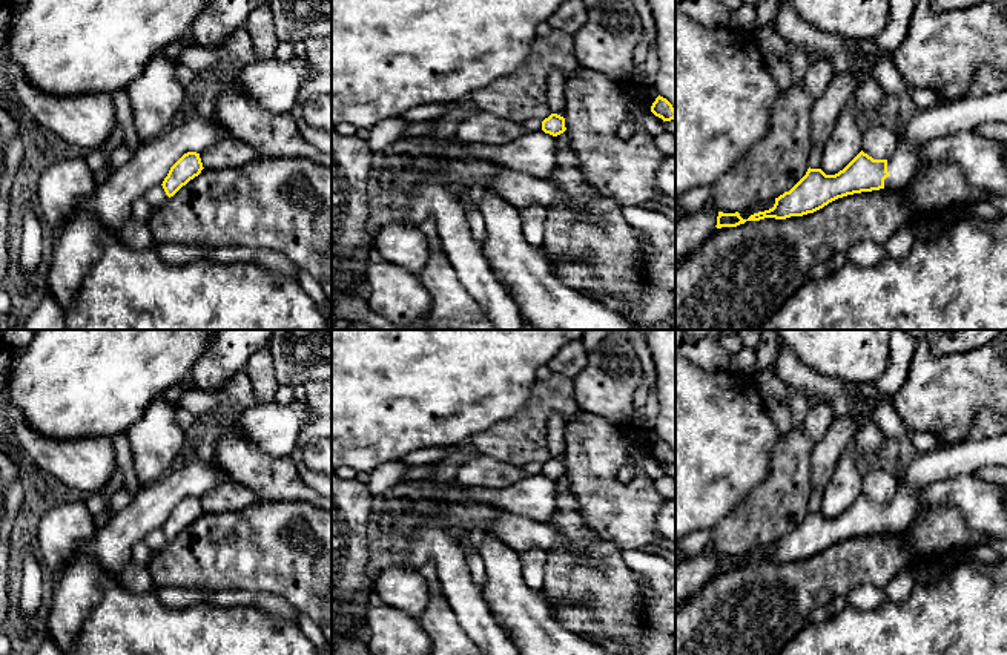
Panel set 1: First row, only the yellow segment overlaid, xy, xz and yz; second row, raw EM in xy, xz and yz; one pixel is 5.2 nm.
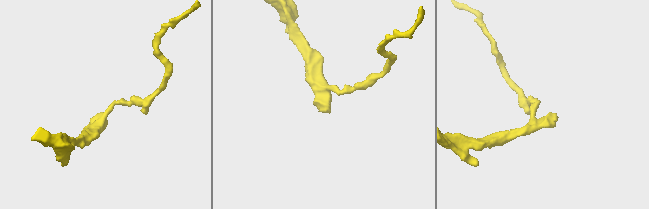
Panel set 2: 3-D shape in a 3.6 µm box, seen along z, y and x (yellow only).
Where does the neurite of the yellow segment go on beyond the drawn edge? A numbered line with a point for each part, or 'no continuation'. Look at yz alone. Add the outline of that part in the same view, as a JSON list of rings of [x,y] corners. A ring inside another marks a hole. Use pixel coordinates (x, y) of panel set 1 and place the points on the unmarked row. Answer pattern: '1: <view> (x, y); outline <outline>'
1: yz (946, 460); outline [[[1007,434],[975,442],[939,442],[933,451],[918,454],[898,477],[898,489],[887,503],[884,532],[903,532],[909,526],[923,488],[959,474],[975,474],[984,466],[1007,468]]]

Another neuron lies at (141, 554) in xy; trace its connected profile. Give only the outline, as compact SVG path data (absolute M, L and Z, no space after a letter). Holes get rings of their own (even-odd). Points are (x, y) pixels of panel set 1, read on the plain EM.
M141 540L138 541L130 552L130 561L140 566L147 568L154 551Z

